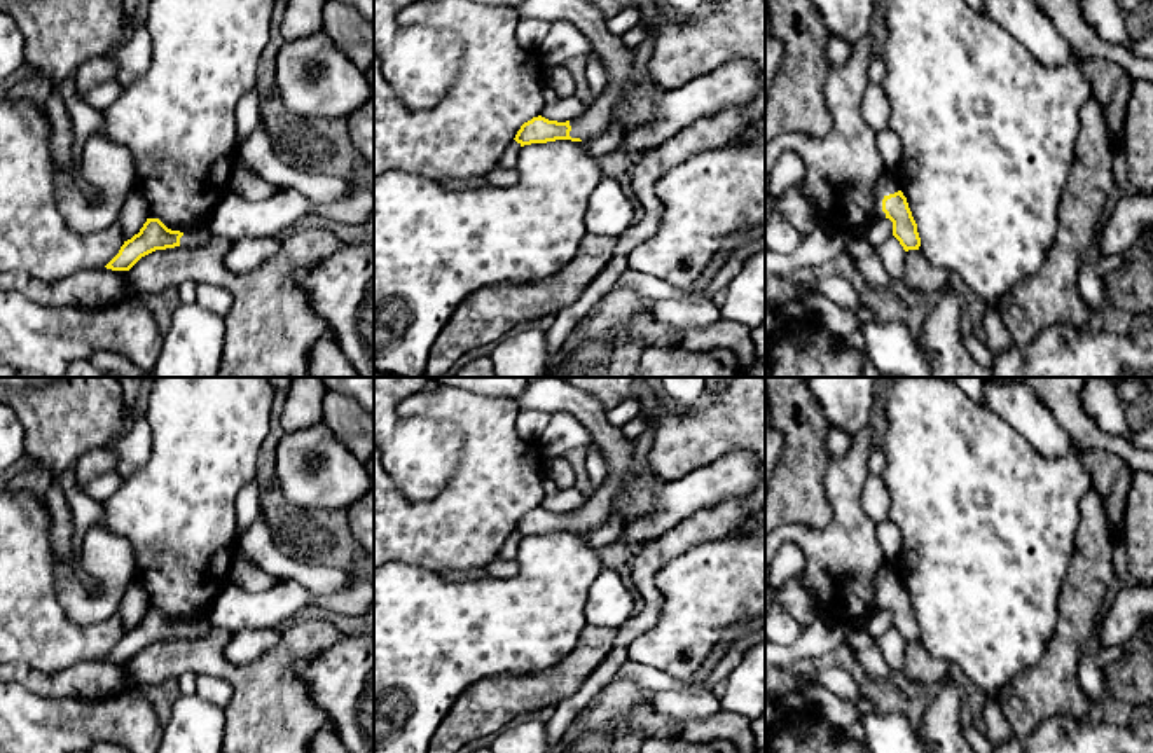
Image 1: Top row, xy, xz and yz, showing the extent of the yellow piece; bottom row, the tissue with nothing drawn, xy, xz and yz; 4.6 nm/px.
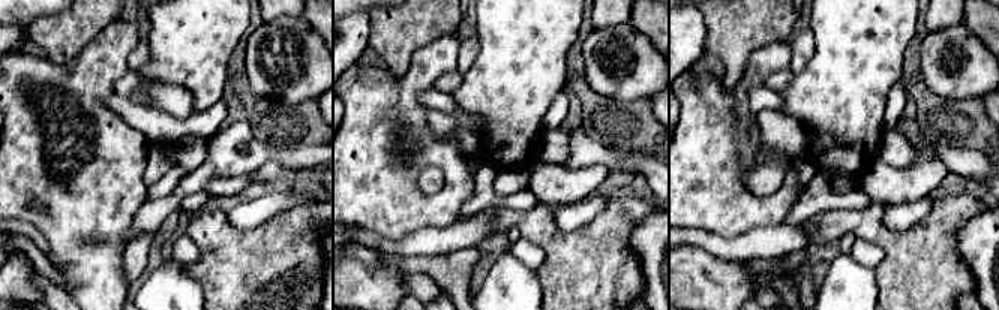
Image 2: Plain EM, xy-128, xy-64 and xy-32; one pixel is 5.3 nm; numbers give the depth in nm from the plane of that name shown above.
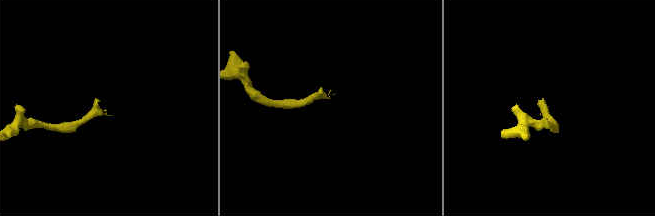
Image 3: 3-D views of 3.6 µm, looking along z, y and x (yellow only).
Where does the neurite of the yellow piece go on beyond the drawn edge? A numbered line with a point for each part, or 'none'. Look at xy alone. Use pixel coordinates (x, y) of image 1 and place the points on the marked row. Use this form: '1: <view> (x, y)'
1: xy (198, 236)

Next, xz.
1: xz (619, 58)

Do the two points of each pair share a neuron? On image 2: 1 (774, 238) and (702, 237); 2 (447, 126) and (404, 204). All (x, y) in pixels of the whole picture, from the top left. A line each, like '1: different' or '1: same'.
1: same
2: different

